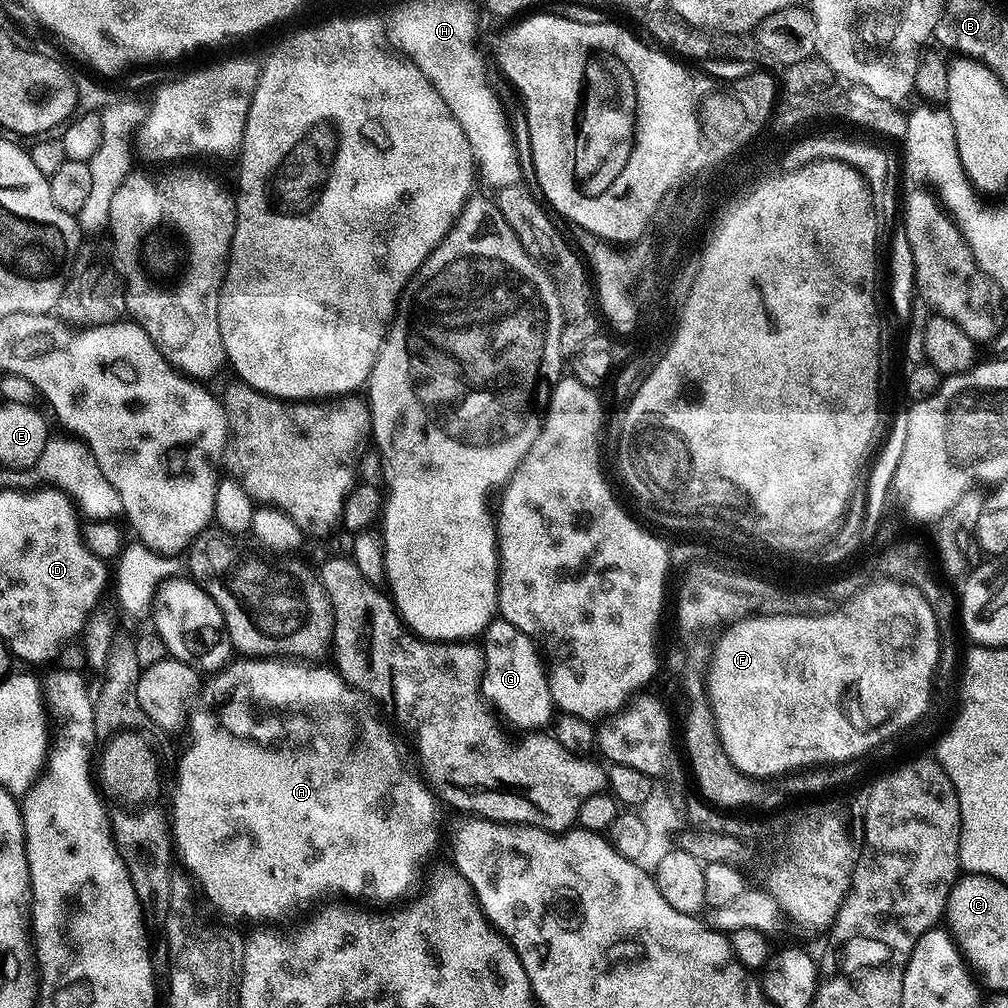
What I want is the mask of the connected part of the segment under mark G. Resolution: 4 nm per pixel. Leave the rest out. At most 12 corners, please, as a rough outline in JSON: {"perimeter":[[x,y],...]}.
{"perimeter":[[518,626],[482,633],[482,691],[520,730],[554,716],[542,653]]}

